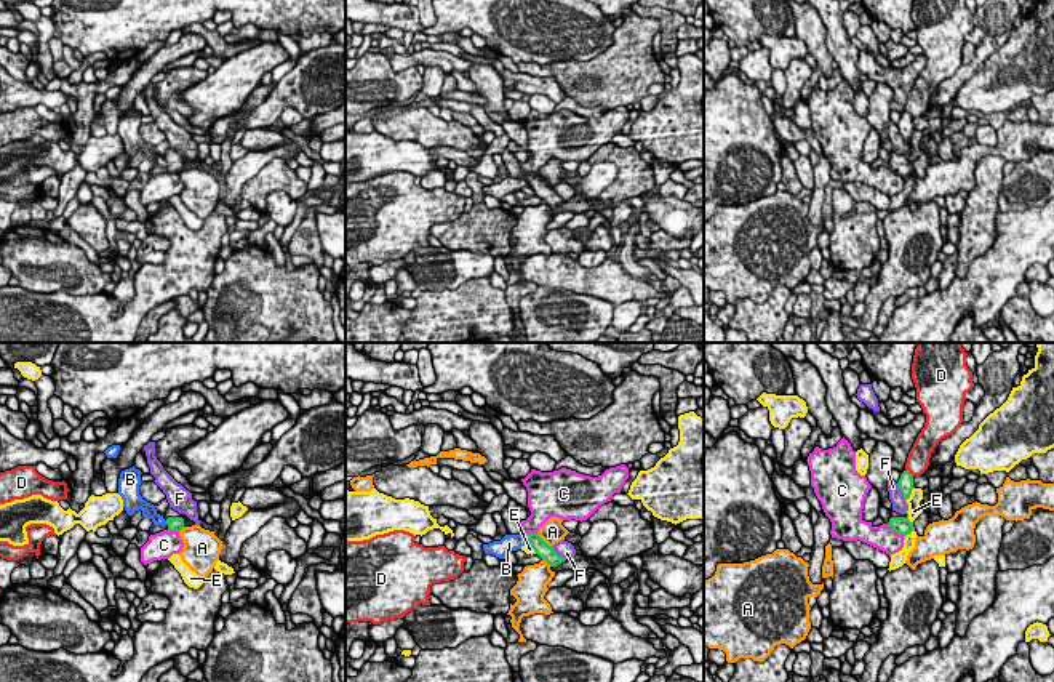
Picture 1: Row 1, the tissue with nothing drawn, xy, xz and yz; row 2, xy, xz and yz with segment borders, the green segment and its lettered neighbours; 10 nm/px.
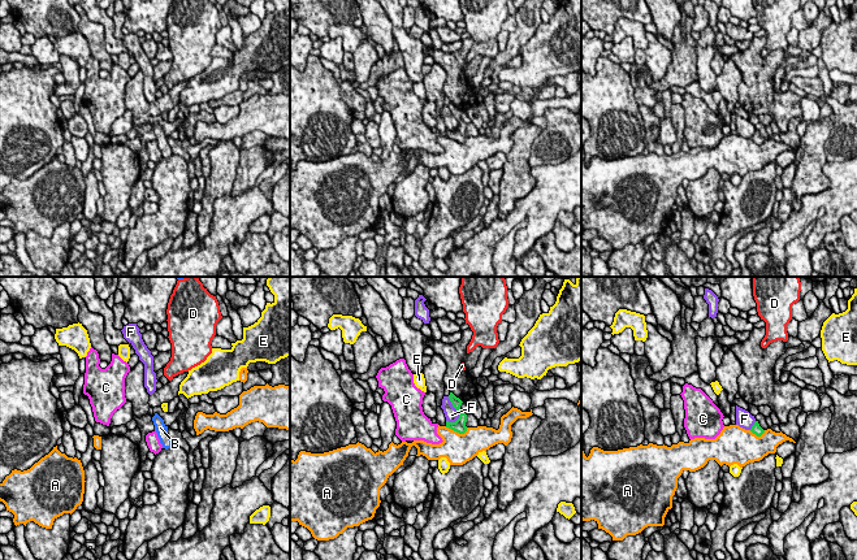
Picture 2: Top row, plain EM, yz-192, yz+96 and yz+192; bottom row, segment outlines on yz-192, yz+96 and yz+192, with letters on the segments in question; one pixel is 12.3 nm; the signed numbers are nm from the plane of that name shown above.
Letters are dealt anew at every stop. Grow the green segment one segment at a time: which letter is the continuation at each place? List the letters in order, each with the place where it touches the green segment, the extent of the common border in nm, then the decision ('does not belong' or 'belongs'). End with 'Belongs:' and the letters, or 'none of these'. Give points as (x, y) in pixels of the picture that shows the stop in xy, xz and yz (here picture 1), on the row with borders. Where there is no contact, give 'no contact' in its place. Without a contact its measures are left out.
A: meets green in xz at (542, 540); contact 200 nm long; does not belong
B: meets green in xz at (526, 538); contact 90 nm long; does not belong
C: meets green in yz at (896, 532); contact 220 nm long; does not belong
D: meets green in yz at (910, 474); contact 120 nm long; does not belong
E: meets green in yz at (910, 493); contact 170 nm long; does not belong
F: meets green in xz at (557, 554); contact 200 nm long; does not belong
Belongs: none of these

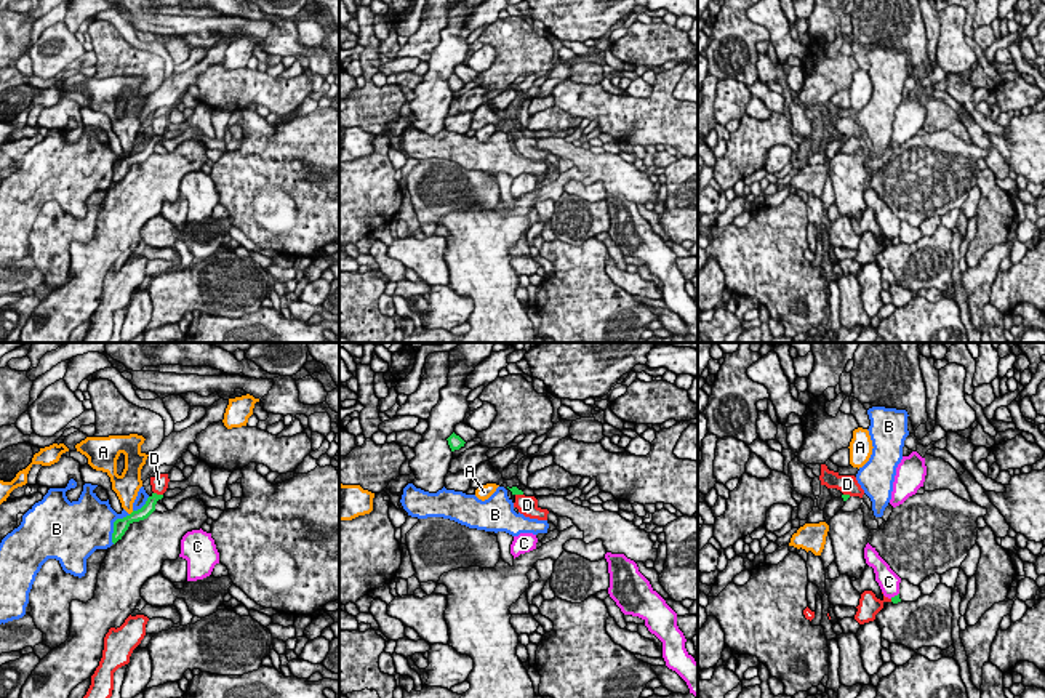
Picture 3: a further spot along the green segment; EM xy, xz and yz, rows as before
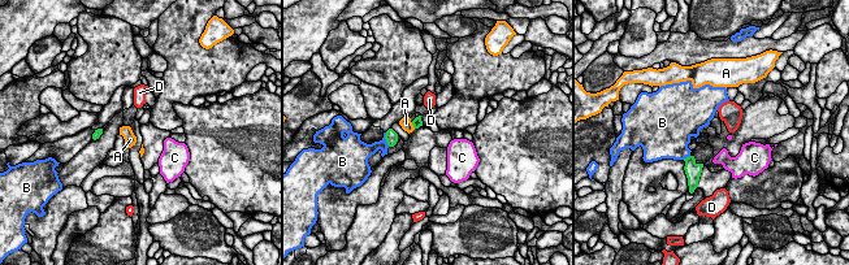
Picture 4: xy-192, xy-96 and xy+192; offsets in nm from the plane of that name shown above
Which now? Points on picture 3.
A: meets green in xy at (132, 513); contact 60 nm long; does not belong
B: meets green in xy at (114, 525); contact 360 nm long; does not belong
C: meets green in yz at (895, 596); contact 110 nm long; does not belong
D: meets green in xy at (159, 495); contact 100 nm long; does not belong
Belongs: none of these

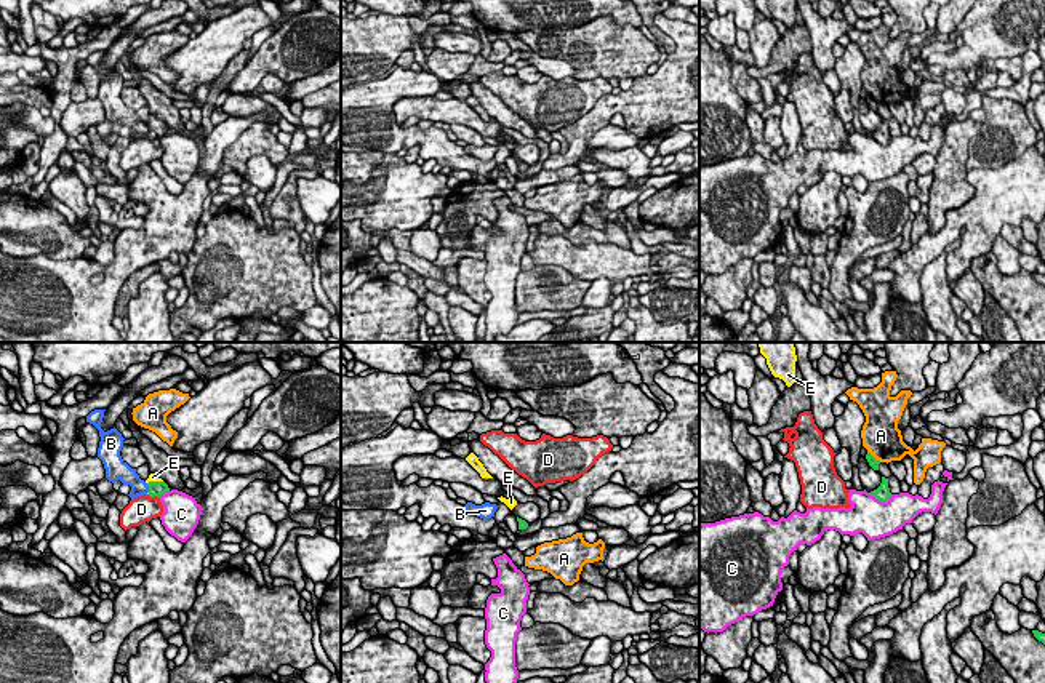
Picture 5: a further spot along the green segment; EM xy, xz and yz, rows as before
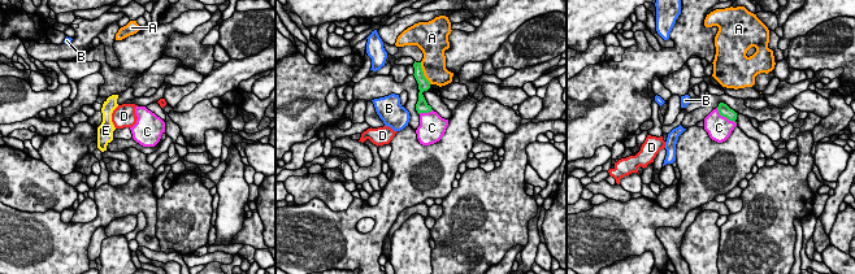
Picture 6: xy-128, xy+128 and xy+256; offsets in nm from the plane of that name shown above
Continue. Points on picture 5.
A: meets green in yz at (872, 456); contact 180 nm long; does not belong
B: meets green in xy at (149, 488); contact 100 nm long; does not belong
C: meets green in yz at (880, 499); contact 260 nm long; does not belong
D: meets green in xy at (154, 495); contact 130 nm long; does not belong
E: meets green in xy at (154, 482); contact 160 nm long; belongs
Belongs: E

